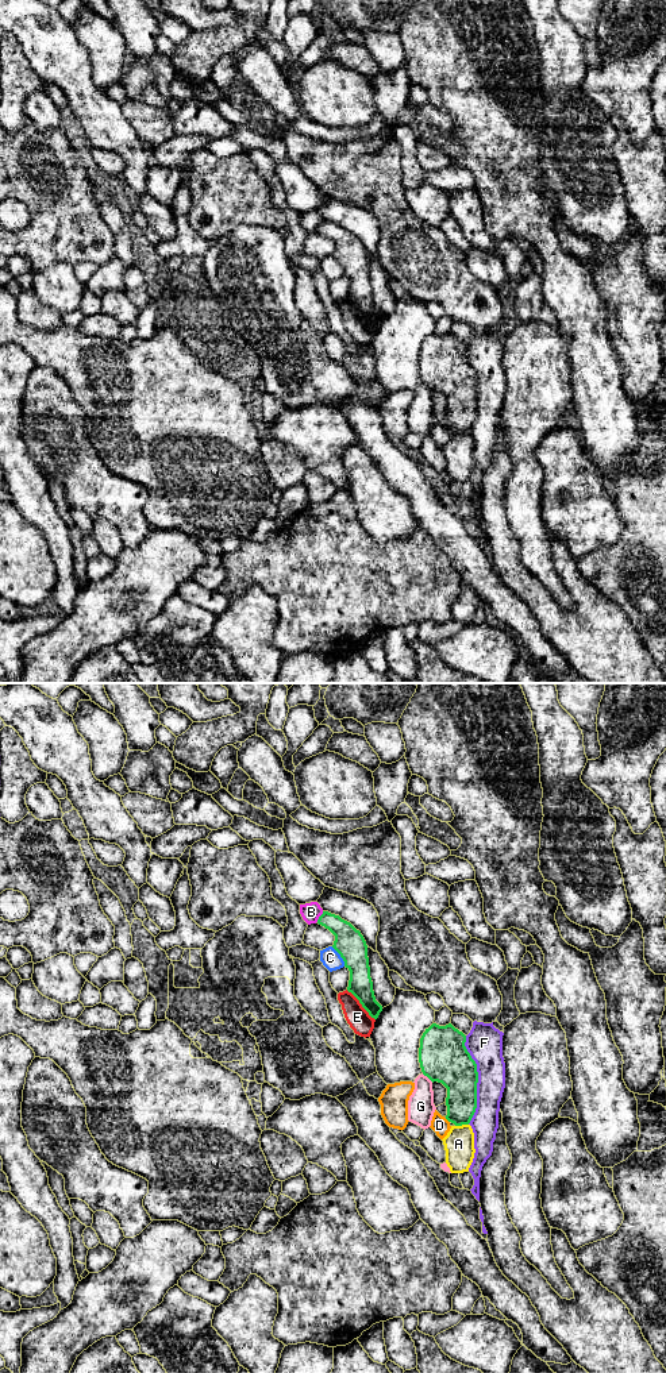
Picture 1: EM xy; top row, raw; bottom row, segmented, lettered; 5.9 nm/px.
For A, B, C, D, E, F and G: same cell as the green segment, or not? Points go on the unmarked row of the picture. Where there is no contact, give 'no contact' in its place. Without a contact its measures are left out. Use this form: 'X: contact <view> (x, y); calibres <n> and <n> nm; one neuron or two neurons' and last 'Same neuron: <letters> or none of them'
A: contact xy (461, 434); calibres 190 and 180 nm; two neurons
B: contact xy (319, 226); calibres 180 and 110 nm; two neurons
C: contact xy (341, 265); calibres 180 and 110 nm; two neurons
D: contact xy (447, 428); calibres 190 and 100 nm; two neurons
E: contact xy (361, 312); calibres 140 and 140 nm; two neurons
F: contact xy (477, 389); calibres 300 and 220 nm; two neurons
G: contact xy (427, 385); calibres 300 and 160 nm; two neurons
Same neuron: none of them

